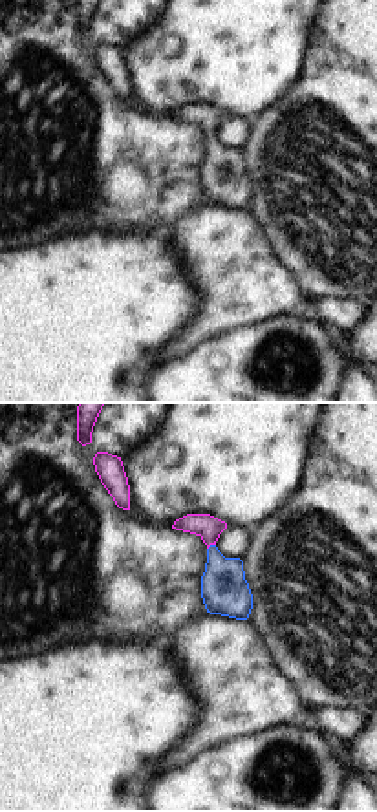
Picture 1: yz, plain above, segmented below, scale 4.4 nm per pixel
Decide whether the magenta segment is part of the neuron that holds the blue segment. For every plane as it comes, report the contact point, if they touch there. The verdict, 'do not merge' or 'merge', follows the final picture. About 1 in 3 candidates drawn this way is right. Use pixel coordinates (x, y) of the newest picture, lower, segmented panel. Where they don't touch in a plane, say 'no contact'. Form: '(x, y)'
(211, 545)

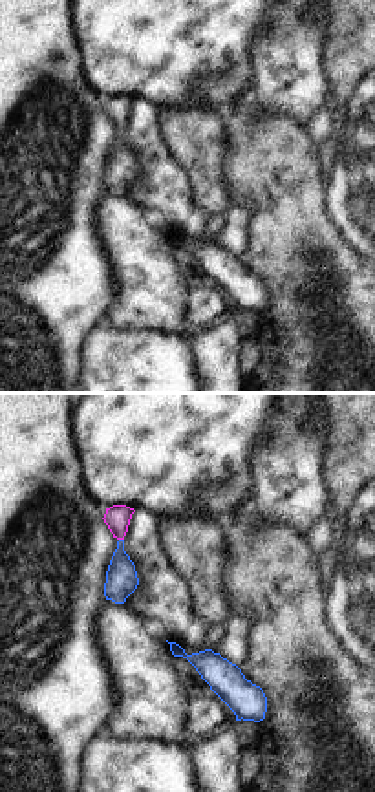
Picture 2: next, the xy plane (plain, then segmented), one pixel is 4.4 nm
(121, 540)

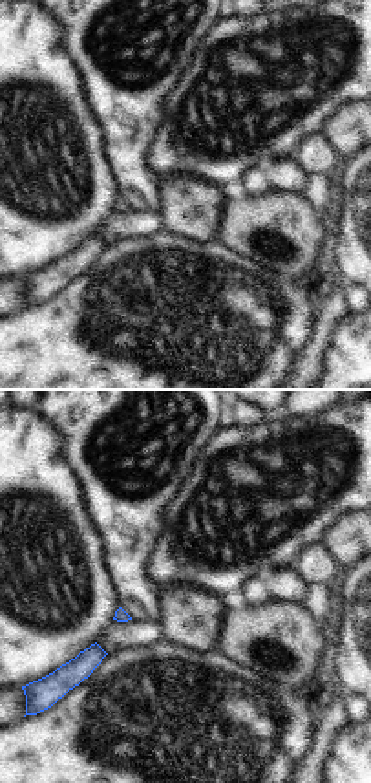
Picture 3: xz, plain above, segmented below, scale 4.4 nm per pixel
no contact

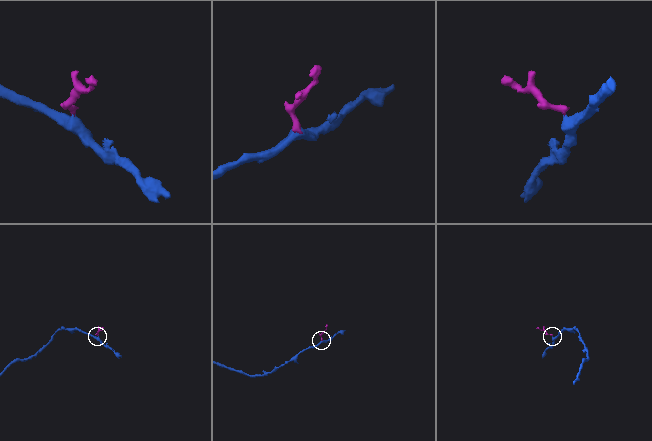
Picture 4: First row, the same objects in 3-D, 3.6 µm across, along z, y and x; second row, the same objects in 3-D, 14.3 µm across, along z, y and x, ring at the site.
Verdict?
merge

